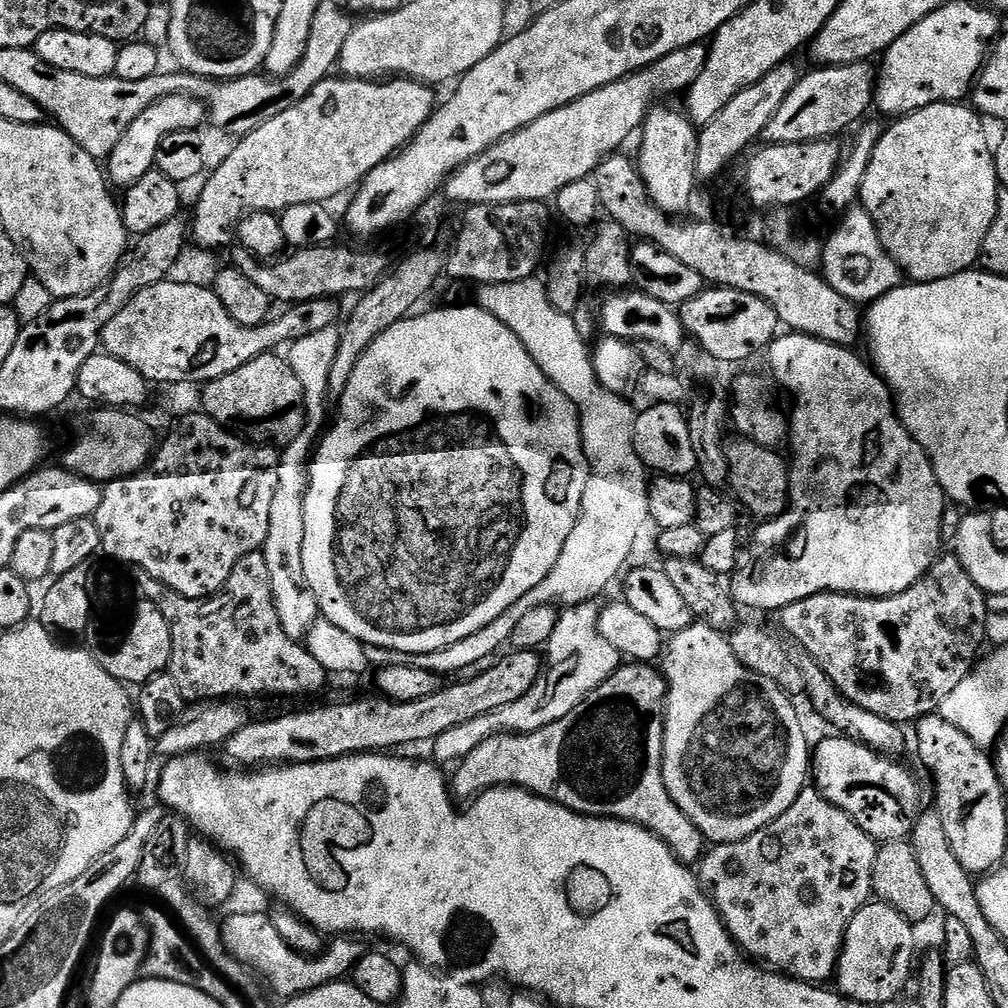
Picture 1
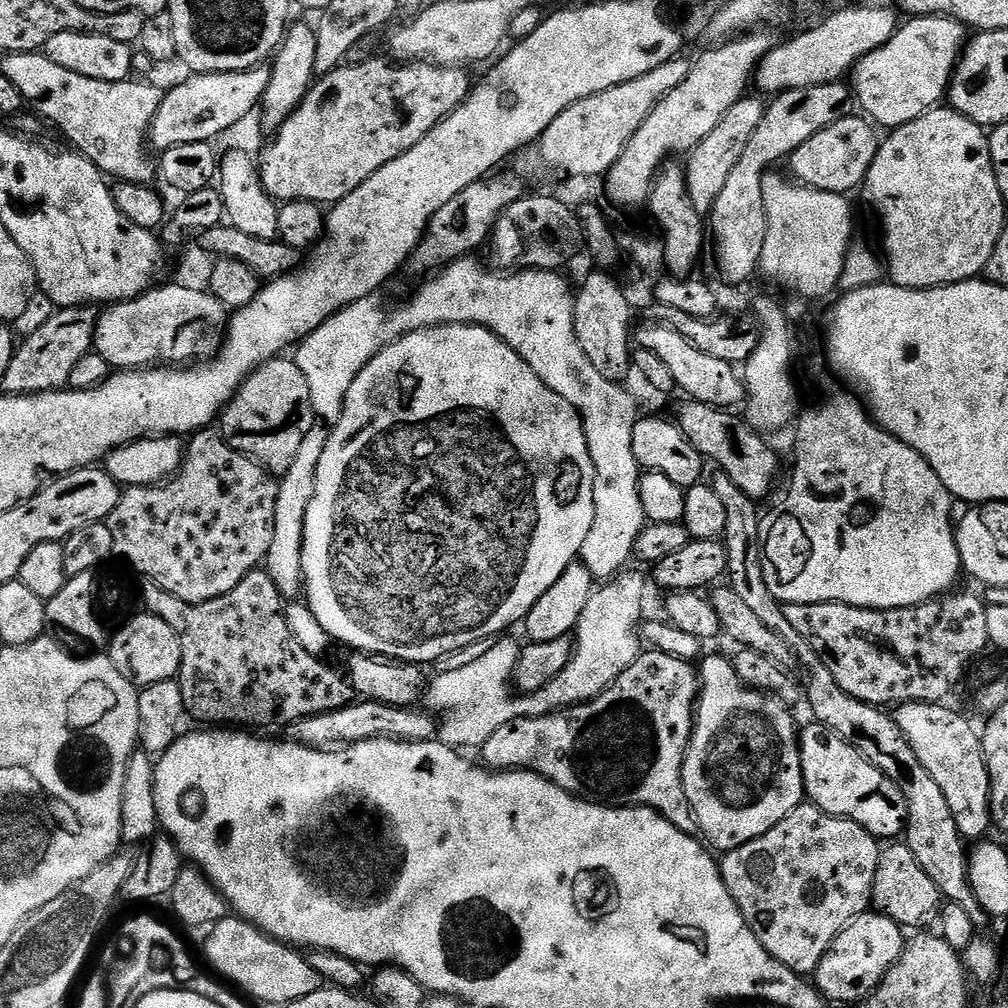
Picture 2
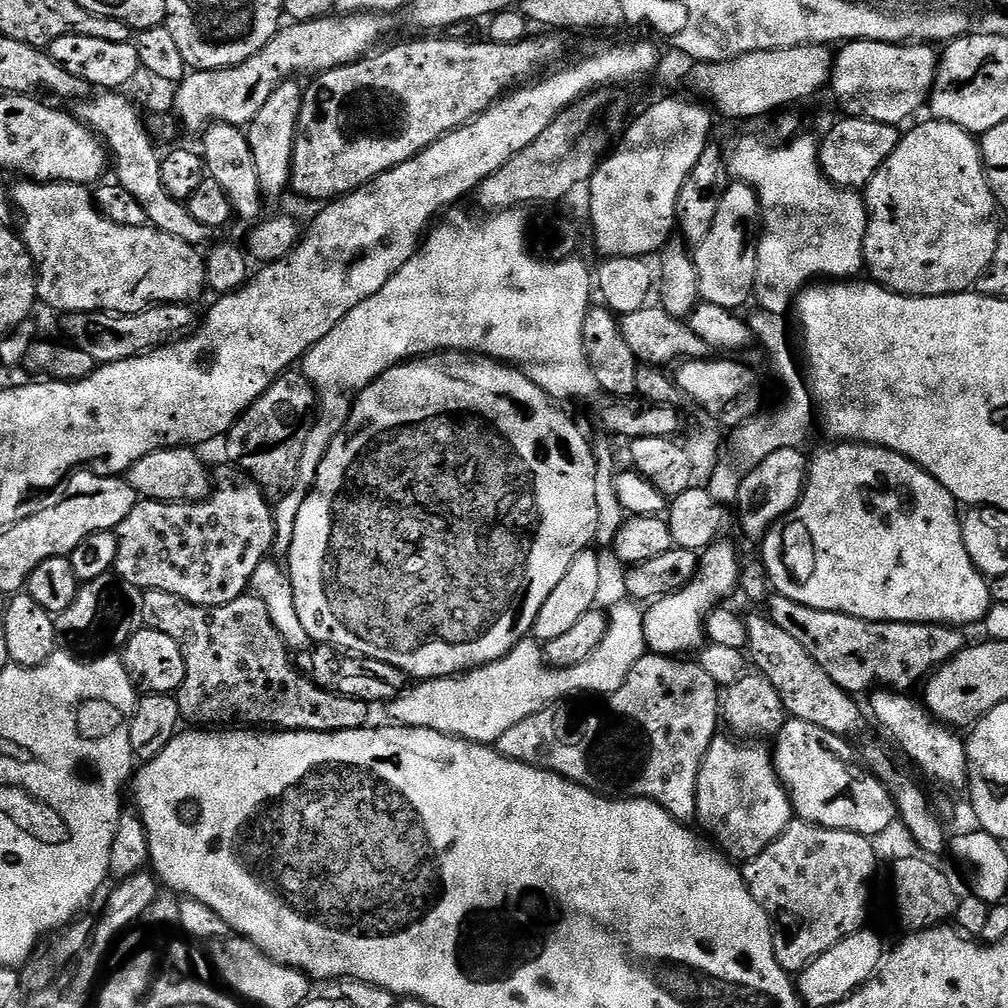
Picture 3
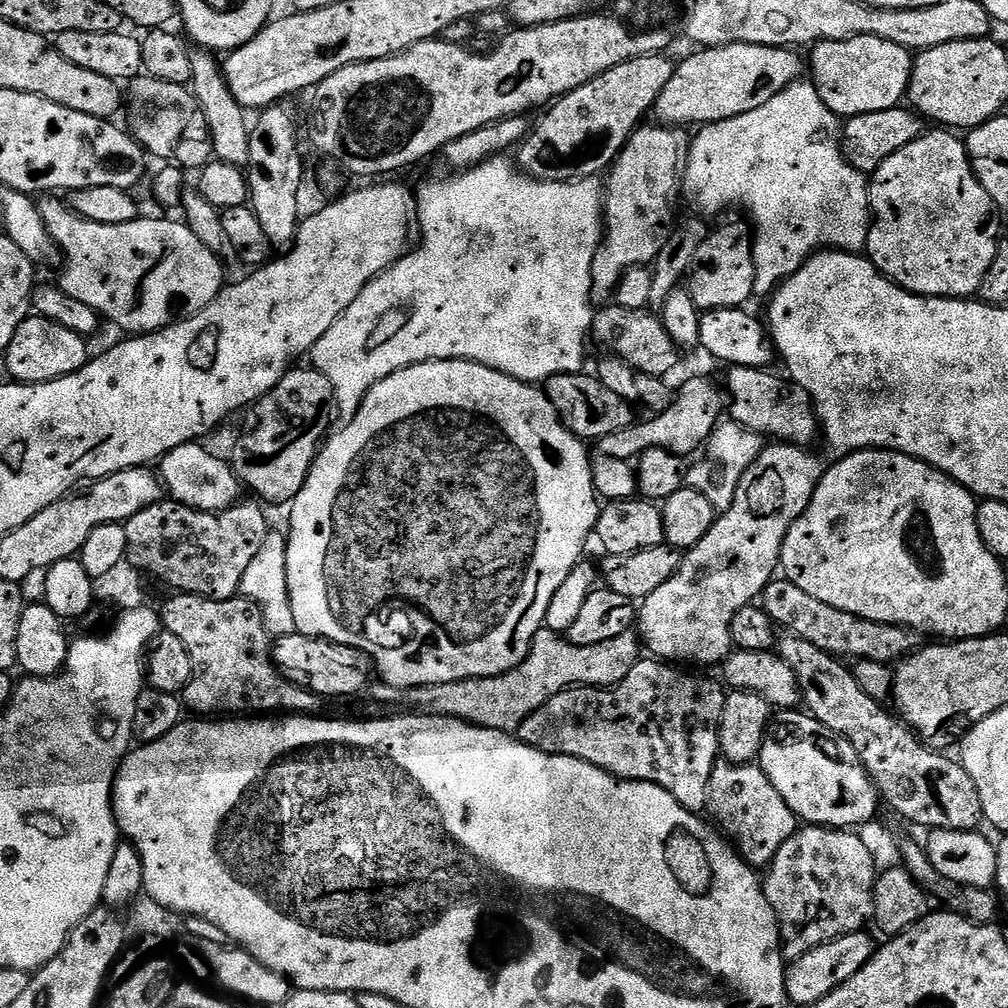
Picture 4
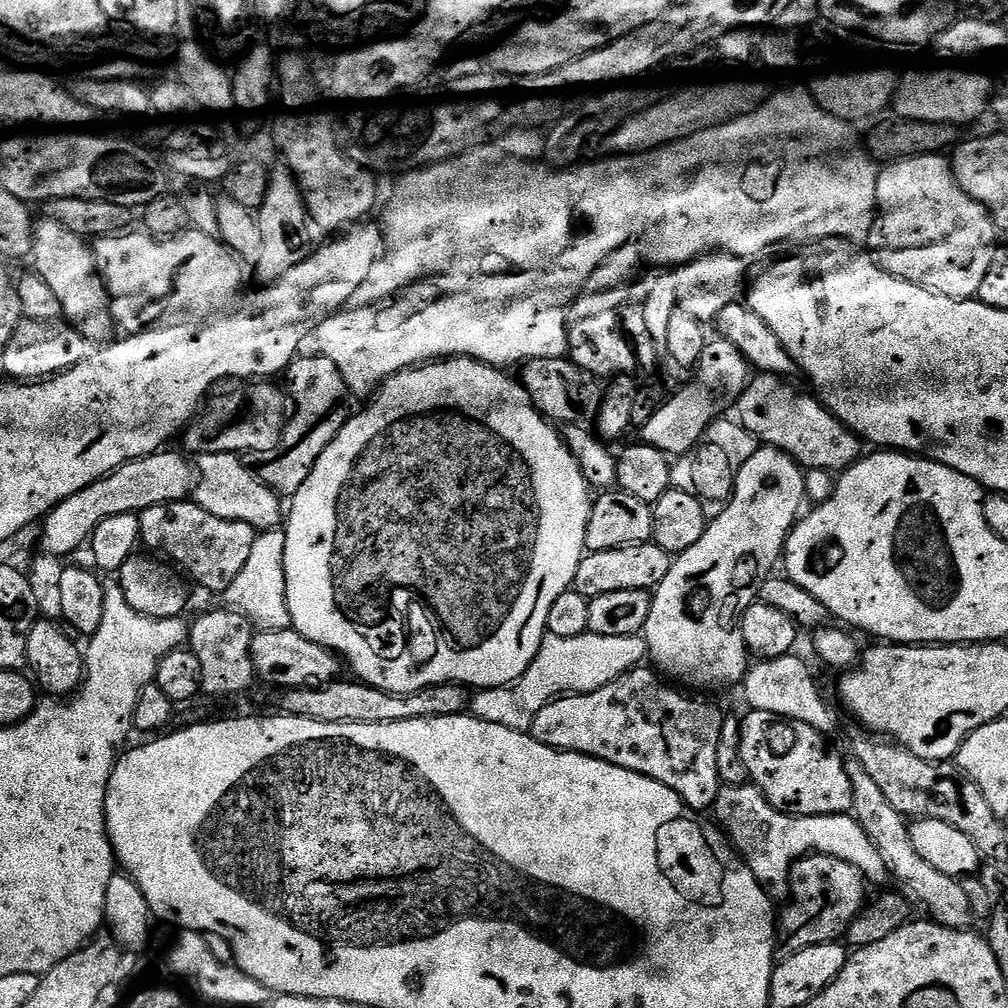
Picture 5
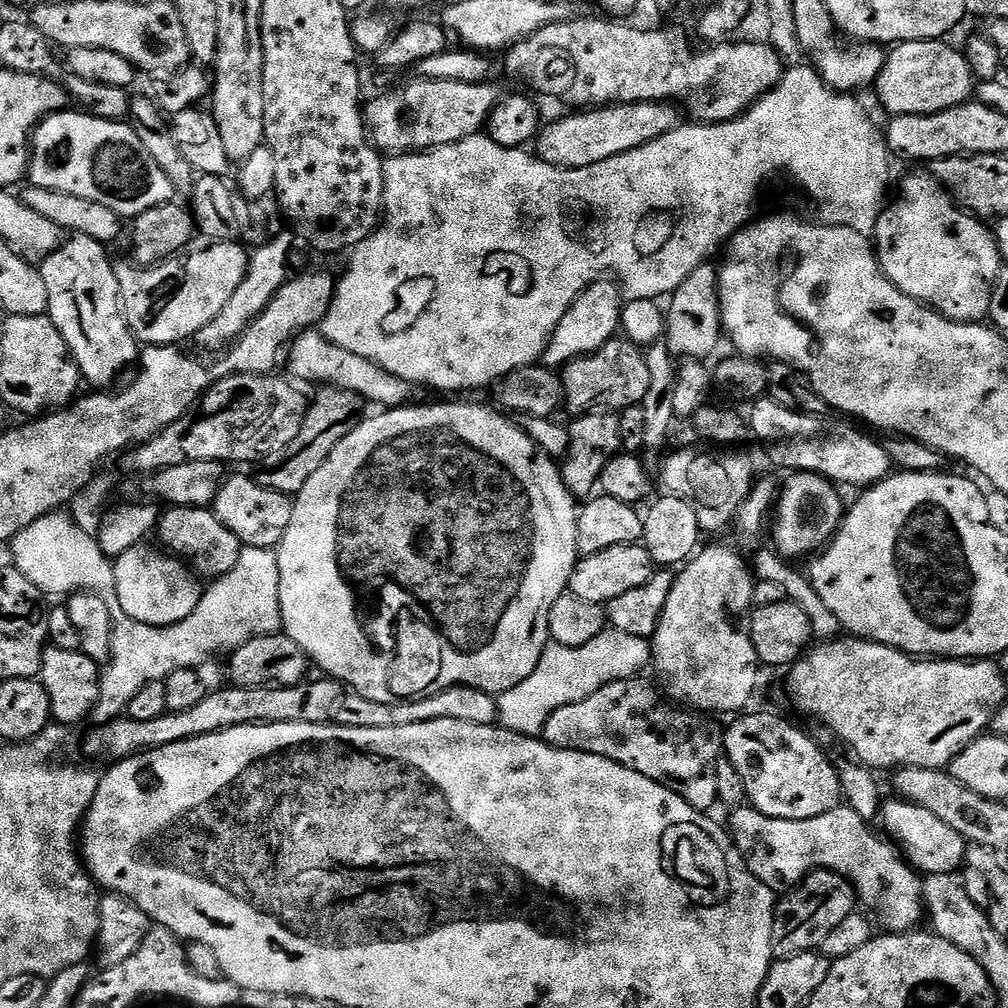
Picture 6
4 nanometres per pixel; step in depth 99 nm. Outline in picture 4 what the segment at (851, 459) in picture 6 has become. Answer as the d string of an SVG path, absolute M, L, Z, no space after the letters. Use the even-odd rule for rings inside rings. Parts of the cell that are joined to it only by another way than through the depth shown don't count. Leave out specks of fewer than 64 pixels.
M744 365L729 367L726 412L731 423L776 442L808 446L818 436L818 421L807 392L793 386L787 379L779 380L772 370L747 368Z

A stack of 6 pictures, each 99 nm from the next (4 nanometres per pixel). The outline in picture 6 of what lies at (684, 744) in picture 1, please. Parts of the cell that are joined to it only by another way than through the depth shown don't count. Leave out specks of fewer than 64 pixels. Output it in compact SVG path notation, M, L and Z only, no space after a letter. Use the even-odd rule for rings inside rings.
M740 806L733 812L732 843L758 882L774 890L788 890L810 872L837 872L848 879L857 901L878 924L880 919L881 929L888 934L913 931L925 915L922 880L916 869L887 839L879 840L868 829L869 821L854 814L852 808L841 806L805 820L775 820L751 806Z

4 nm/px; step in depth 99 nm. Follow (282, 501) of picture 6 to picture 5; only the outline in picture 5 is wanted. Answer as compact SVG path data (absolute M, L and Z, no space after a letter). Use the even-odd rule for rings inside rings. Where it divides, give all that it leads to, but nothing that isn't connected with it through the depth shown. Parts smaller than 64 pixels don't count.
M206 454L205 456L200 456L198 462L200 462L200 476L198 472L198 479L194 484L194 502L202 510L206 510L210 514L214 514L214 518L222 518L223 520L233 520L234 522L244 522L249 524L251 528L257 530L269 530L269 529L279 529L282 524L282 508L280 512L280 504L282 504L281 497L277 496L276 493L272 492L265 486L262 482L258 482L255 471L251 467L247 468L243 464L241 457L237 454Z

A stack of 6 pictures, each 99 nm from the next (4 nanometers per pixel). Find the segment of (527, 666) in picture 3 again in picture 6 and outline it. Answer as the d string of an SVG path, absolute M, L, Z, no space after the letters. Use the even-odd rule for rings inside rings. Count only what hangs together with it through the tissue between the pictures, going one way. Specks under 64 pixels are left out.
M605 630L598 634L598 638L590 638L584 646L562 646L551 642L545 644L542 658L538 658L538 666L534 666L534 674L523 682L518 682L510 690L499 693L496 701L496 714L499 727L510 732L517 732L519 736L539 737L546 726L546 718L554 714L554 710L562 710L562 706L570 706L574 702L582 702L582 698L590 698L594 690L602 690L615 680L631 680L639 677L644 667L649 667L652 650L649 641L643 636L622 634L615 630Z

